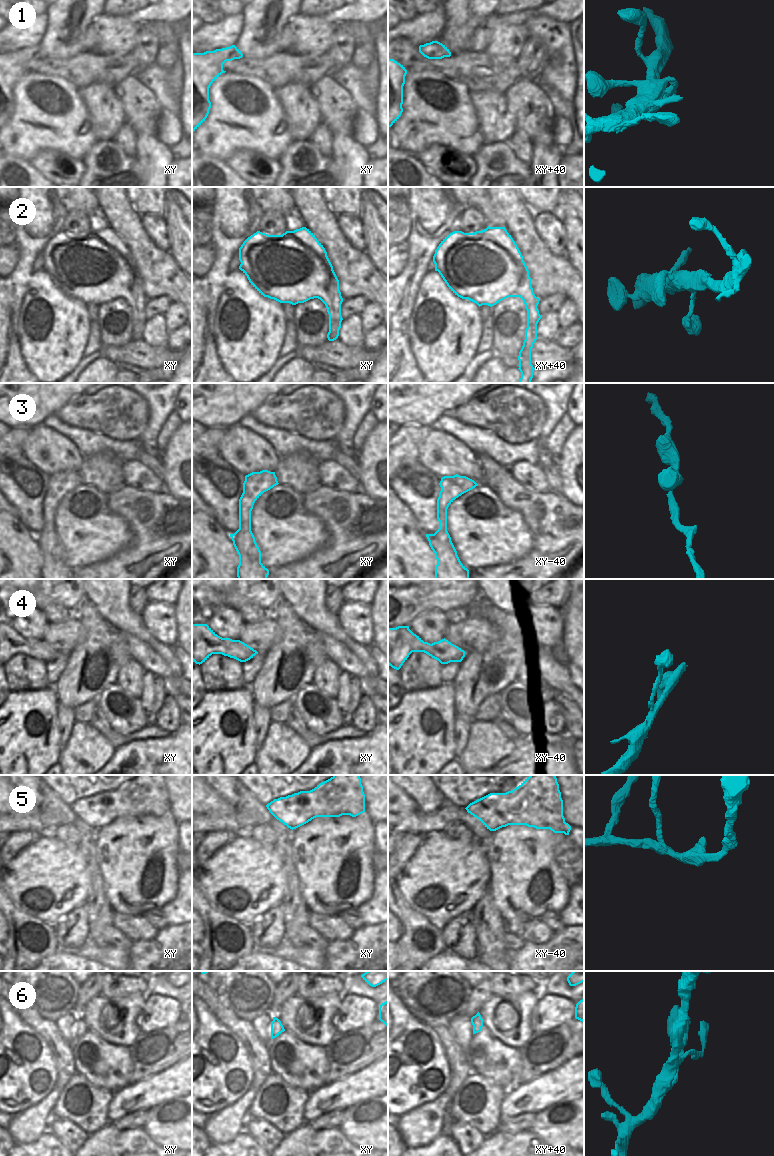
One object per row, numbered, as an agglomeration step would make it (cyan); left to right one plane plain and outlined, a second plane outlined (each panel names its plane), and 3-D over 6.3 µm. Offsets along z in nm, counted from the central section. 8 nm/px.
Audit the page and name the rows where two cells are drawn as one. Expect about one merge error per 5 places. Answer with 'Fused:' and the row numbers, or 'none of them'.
Fused: 1, 5

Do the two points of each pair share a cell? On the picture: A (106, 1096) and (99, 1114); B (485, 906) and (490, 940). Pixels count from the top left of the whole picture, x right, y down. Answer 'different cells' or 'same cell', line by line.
A: same cell
B: same cell

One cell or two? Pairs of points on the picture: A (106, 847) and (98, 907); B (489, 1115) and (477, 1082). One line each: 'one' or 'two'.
A: two
B: one

